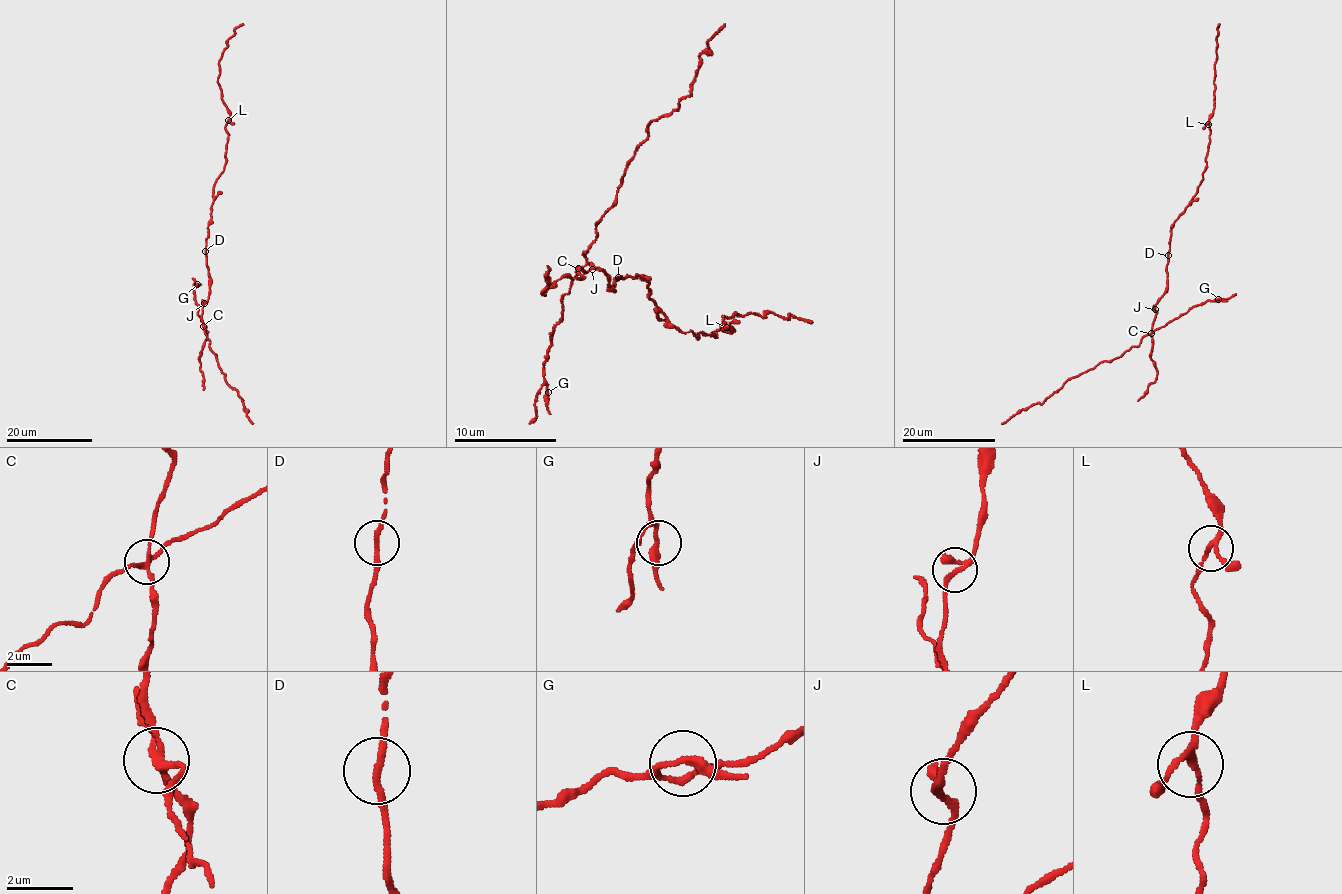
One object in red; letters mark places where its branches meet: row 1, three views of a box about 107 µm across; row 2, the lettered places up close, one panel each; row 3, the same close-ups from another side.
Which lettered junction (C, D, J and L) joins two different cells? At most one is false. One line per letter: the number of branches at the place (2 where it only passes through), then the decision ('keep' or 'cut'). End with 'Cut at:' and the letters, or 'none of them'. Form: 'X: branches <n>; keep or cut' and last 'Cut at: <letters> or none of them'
C: branches 4; cut
D: branches 2; keep
J: branches 3; keep
L: branches 3; keep
Cut at: C

